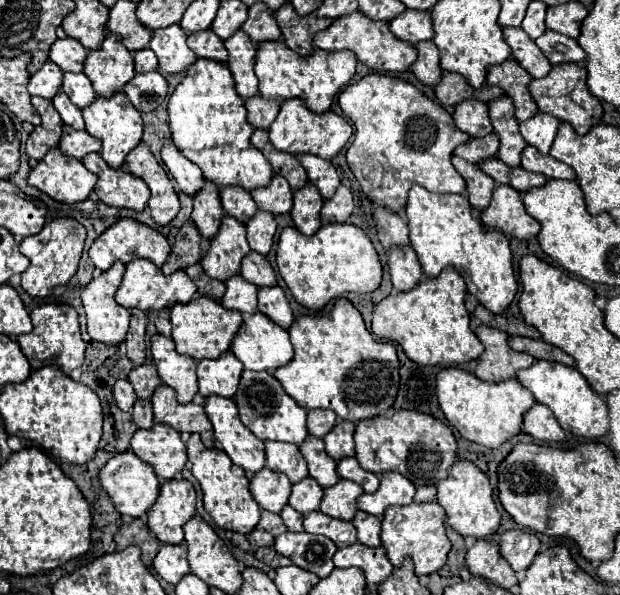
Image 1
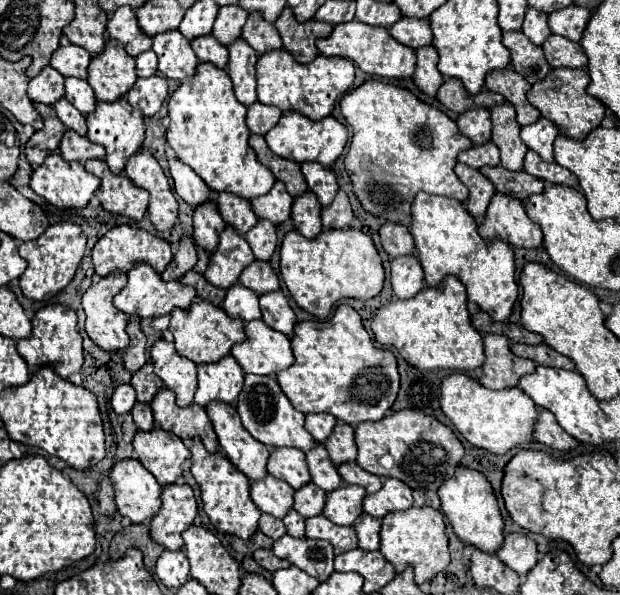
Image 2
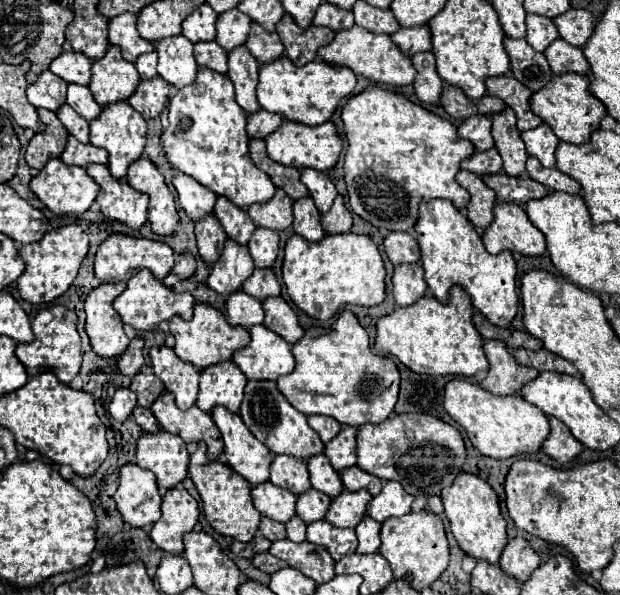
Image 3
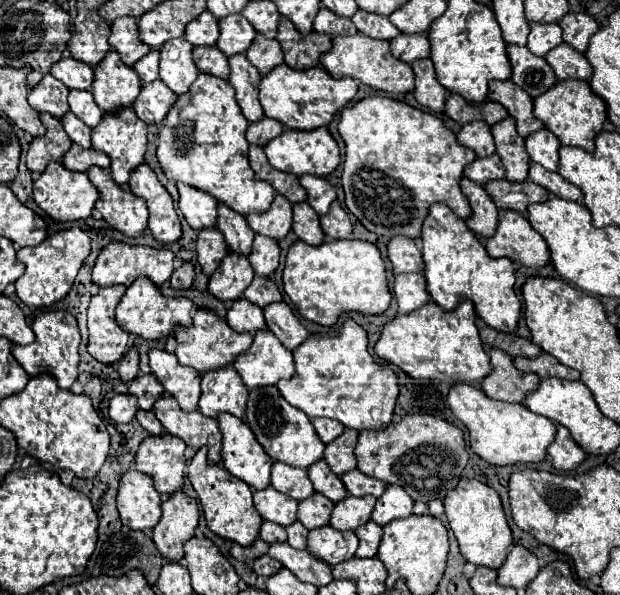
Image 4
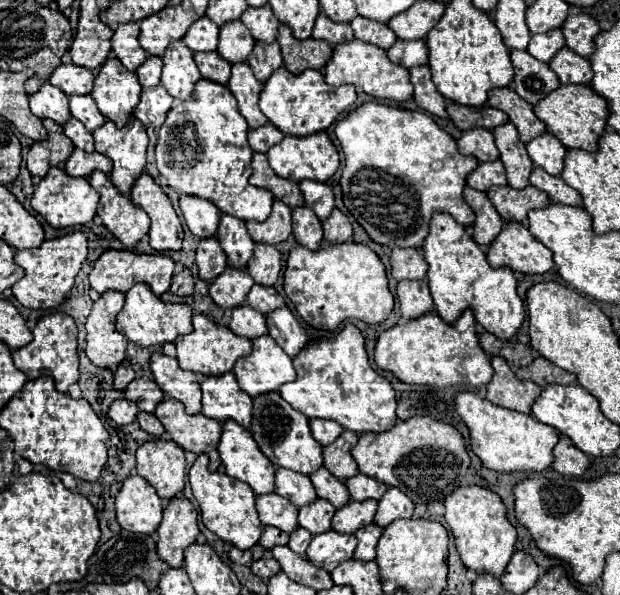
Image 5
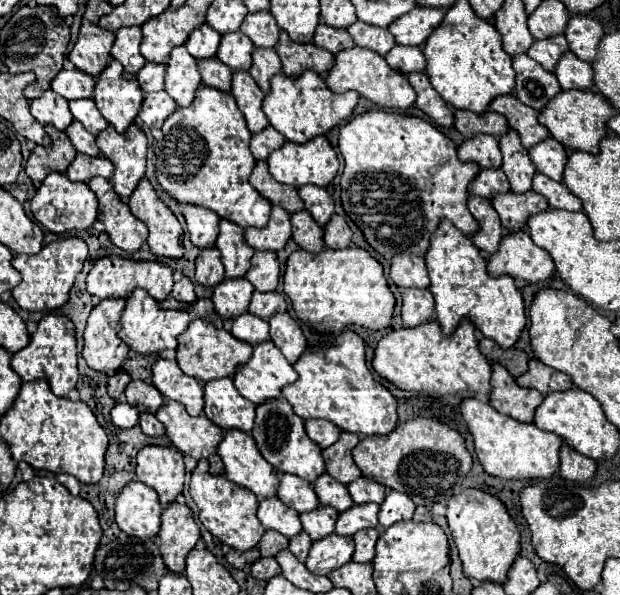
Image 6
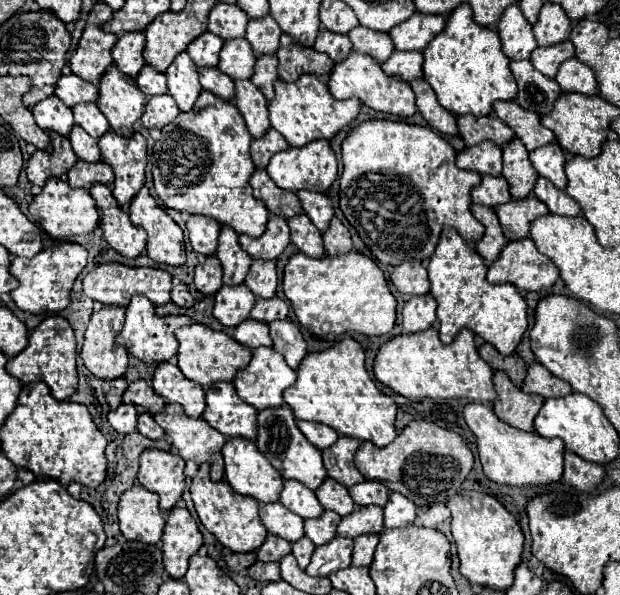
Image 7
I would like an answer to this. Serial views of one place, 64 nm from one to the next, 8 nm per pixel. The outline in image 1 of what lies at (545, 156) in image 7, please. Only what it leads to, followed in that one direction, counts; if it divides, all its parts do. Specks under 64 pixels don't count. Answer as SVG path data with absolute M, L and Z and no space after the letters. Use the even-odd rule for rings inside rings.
M538 112L536 116L532 116L530 120L520 124L520 134L530 146L534 146L538 152L542 152L546 156L546 154L550 154L550 146L556 138L558 126L560 126L560 122L554 116Z

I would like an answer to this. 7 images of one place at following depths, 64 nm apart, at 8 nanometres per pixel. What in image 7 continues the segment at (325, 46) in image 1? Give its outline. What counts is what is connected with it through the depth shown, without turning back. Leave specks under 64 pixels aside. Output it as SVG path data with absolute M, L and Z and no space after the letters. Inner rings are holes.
M352 52L344 62L336 64L332 74L330 74L330 82L328 88L332 92L332 96L336 100L346 100L346 98L358 98L362 104L366 104L368 108L394 116L394 118L408 118L416 114L416 104L414 104L414 92L408 84L394 80L390 76L386 76L380 68L380 64L376 64L370 56L362 56L358 52Z

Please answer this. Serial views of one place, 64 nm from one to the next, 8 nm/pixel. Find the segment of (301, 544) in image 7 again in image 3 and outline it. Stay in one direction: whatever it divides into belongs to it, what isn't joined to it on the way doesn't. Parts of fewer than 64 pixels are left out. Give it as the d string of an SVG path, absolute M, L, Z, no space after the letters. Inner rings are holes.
M294 516L288 524L286 524L286 530L288 530L288 540L292 542L304 542L306 540L306 524L300 522L298 516Z

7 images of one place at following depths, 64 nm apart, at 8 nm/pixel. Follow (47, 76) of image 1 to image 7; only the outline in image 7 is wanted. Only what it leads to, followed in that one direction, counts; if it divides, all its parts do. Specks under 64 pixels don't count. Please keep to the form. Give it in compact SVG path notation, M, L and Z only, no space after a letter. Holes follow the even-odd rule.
M50 96L46 100L42 100L40 104L36 104L32 108L34 120L42 130L48 132L56 132L62 136L68 136L68 132L74 126L74 118L72 118L72 110L64 104L60 104L60 100L56 96Z

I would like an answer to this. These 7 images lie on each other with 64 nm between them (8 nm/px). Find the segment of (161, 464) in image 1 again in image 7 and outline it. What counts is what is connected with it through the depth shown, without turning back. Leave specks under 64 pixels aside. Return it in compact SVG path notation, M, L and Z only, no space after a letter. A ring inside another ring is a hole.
M144 450L140 456L138 482L160 496L160 510L170 510L184 492L184 460L162 450Z

